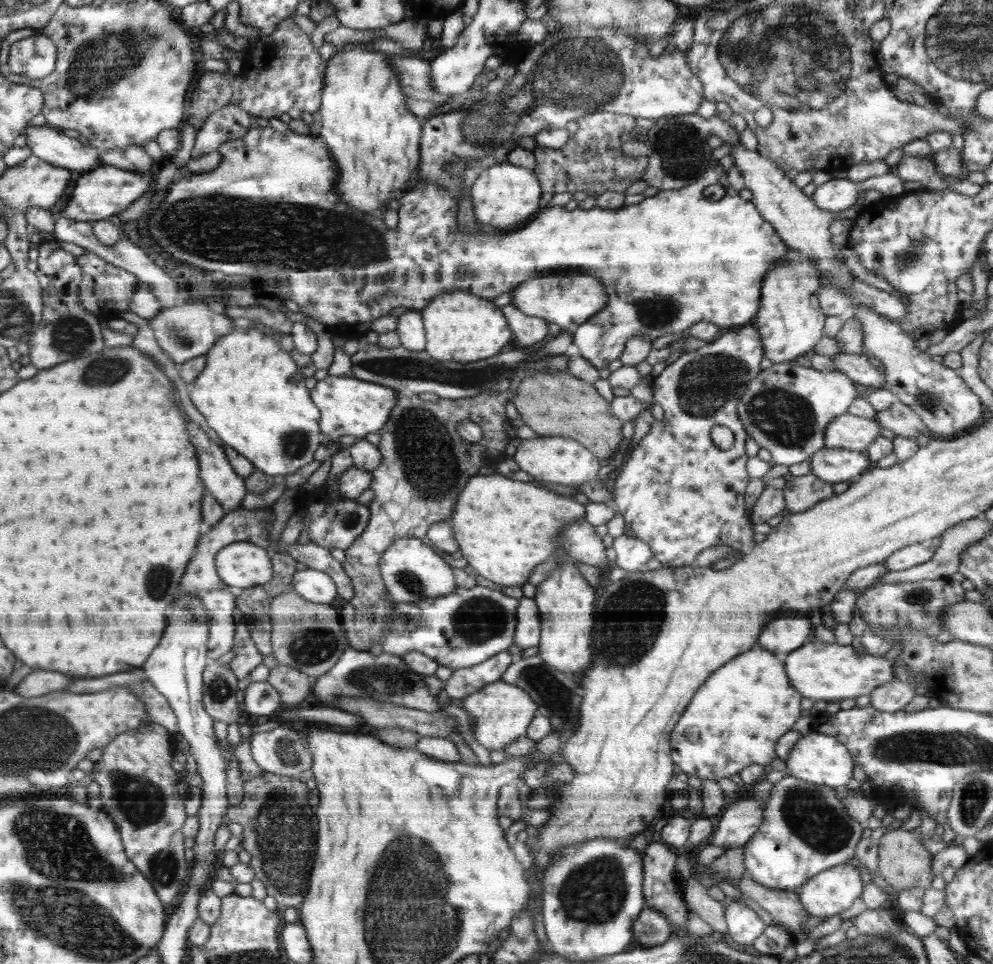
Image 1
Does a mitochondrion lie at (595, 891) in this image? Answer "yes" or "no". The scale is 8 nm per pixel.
yes

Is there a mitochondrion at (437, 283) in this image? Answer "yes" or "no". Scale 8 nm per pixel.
no

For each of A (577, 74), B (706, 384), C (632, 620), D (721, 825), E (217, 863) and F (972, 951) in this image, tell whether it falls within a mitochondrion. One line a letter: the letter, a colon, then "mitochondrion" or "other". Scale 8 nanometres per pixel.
A: mitochondrion
B: mitochondrion
C: mitochondrion
D: other
E: other
F: other

